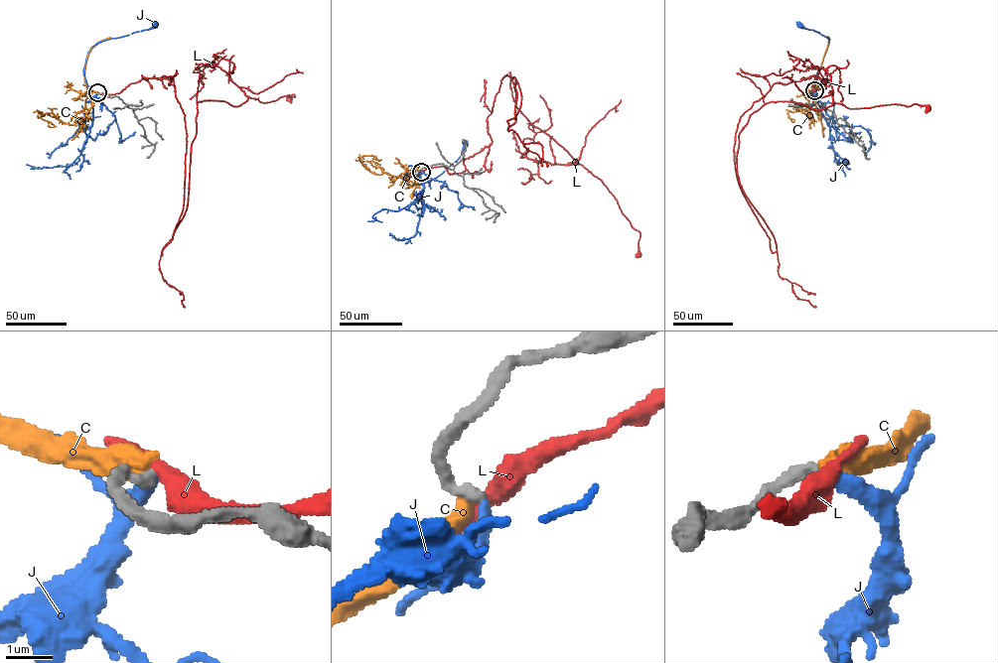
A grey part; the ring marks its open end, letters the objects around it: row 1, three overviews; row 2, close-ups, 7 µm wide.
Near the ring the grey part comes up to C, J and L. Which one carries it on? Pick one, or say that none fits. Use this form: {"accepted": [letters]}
{"accepted": ["J"]}

